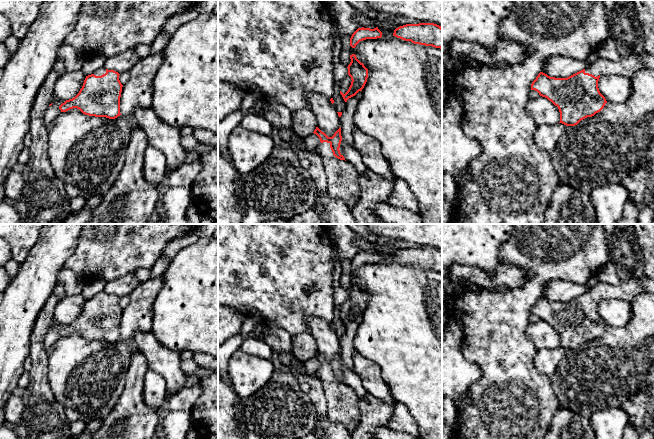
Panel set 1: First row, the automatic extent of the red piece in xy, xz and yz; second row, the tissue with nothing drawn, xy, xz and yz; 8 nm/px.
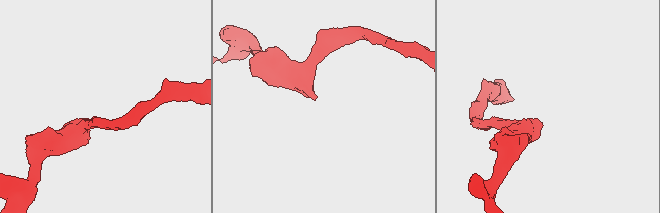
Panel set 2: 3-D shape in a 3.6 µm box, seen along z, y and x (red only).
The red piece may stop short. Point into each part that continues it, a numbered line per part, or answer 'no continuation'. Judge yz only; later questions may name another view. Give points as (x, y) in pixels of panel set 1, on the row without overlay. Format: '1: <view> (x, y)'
1: yz (627, 289)

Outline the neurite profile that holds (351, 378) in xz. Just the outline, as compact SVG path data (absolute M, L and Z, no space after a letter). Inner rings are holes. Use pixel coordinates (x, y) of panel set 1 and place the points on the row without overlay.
M343 361L339 374L341 379L344 380L345 384L351 387L359 397L367 395L367 391L362 384L360 376L354 371L353 368L352 369L346 368L344 366Z

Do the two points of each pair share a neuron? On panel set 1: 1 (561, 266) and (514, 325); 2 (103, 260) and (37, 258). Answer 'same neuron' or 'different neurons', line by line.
1: same neuron
2: different neurons

